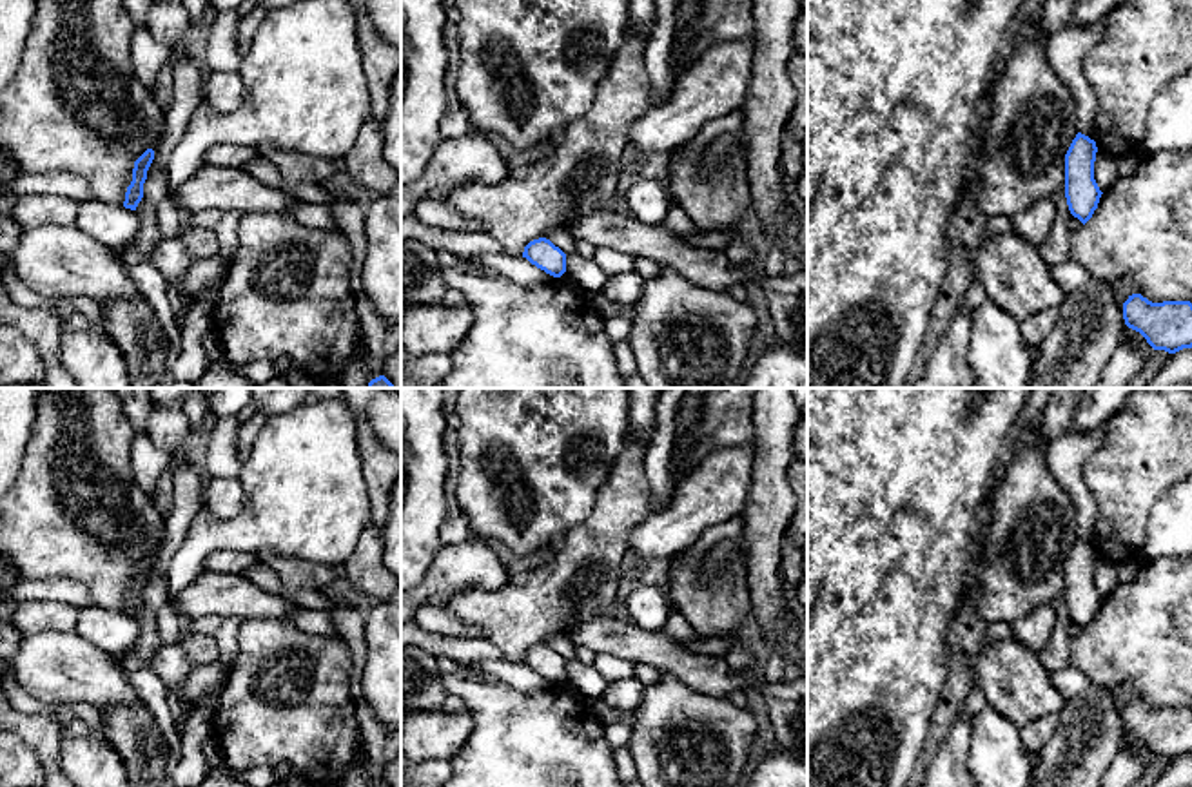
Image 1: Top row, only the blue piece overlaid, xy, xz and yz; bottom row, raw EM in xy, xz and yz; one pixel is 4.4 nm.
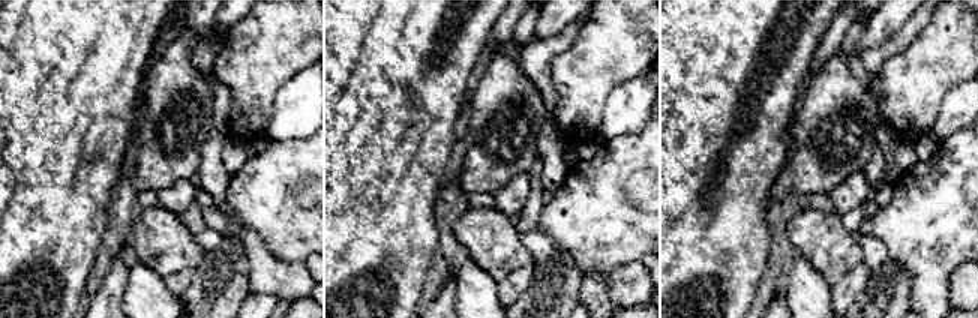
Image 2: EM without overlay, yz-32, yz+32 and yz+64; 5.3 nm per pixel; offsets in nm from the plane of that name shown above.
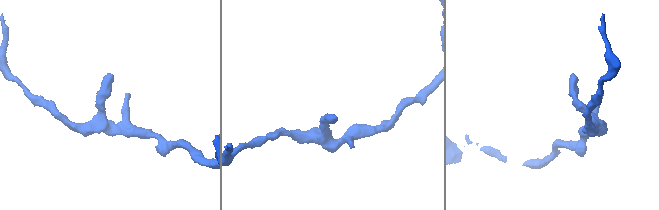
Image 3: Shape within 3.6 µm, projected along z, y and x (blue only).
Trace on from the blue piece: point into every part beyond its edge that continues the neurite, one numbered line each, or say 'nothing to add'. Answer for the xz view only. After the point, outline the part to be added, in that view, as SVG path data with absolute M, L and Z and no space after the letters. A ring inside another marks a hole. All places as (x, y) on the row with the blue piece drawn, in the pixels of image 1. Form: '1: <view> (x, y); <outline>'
nothing to add

